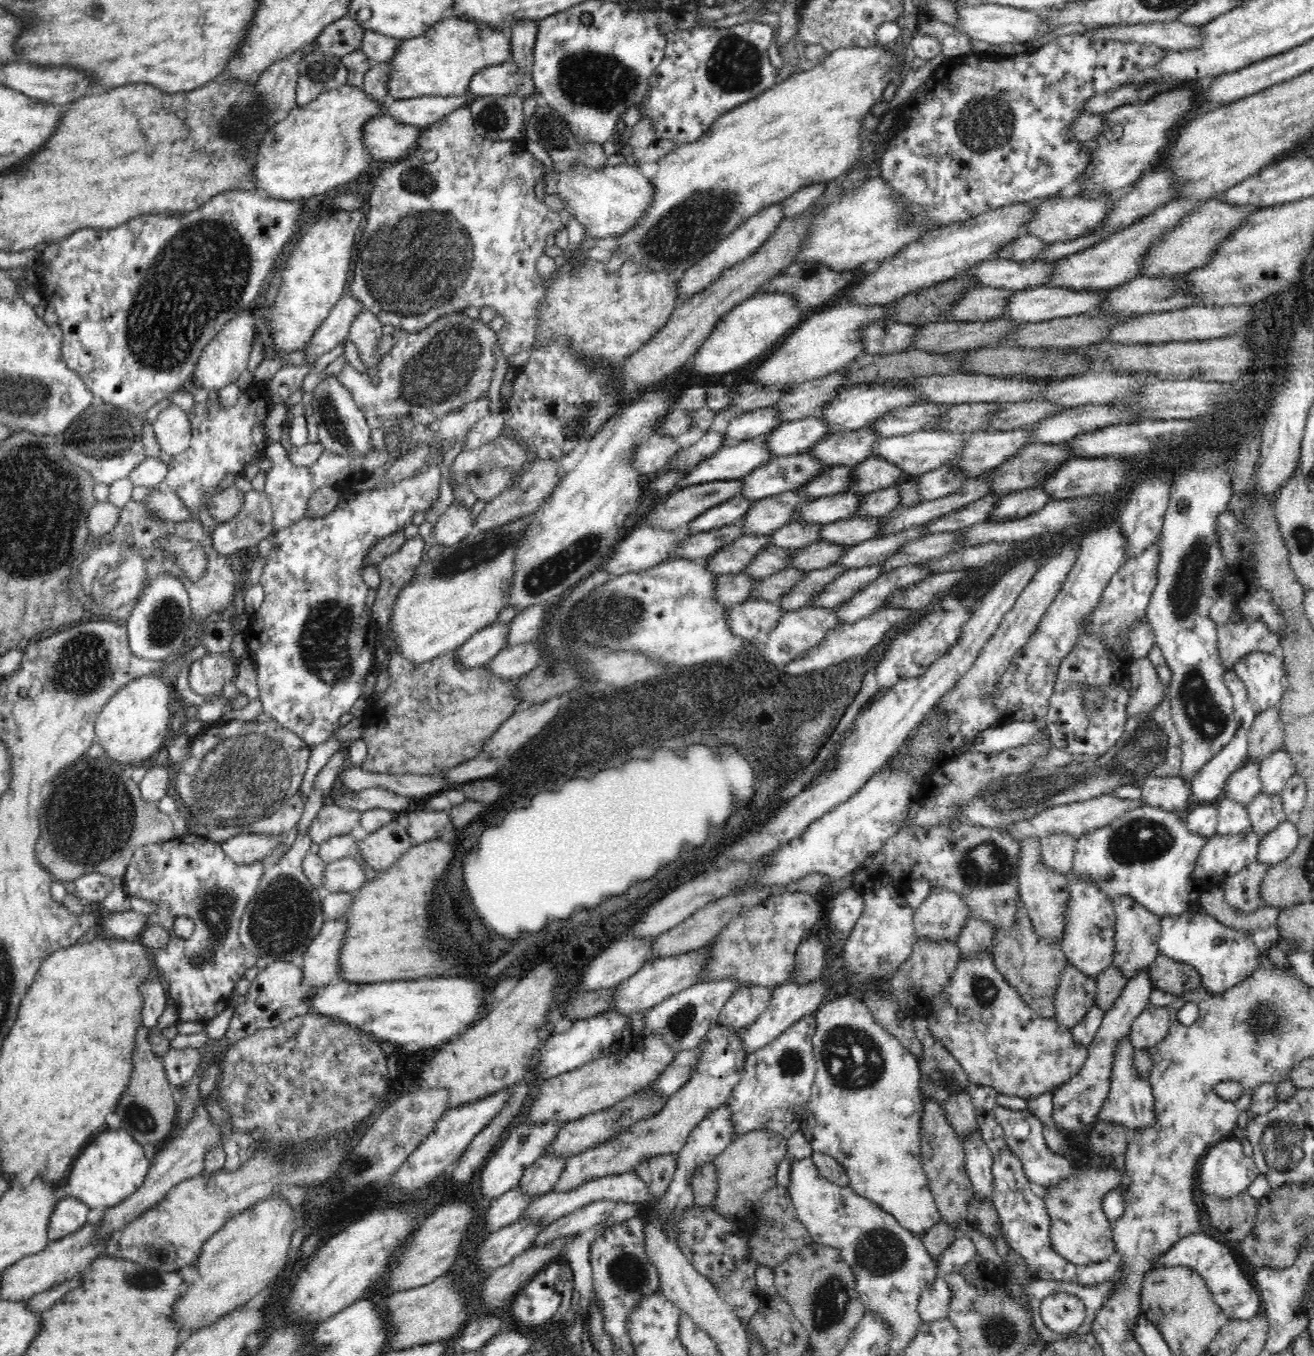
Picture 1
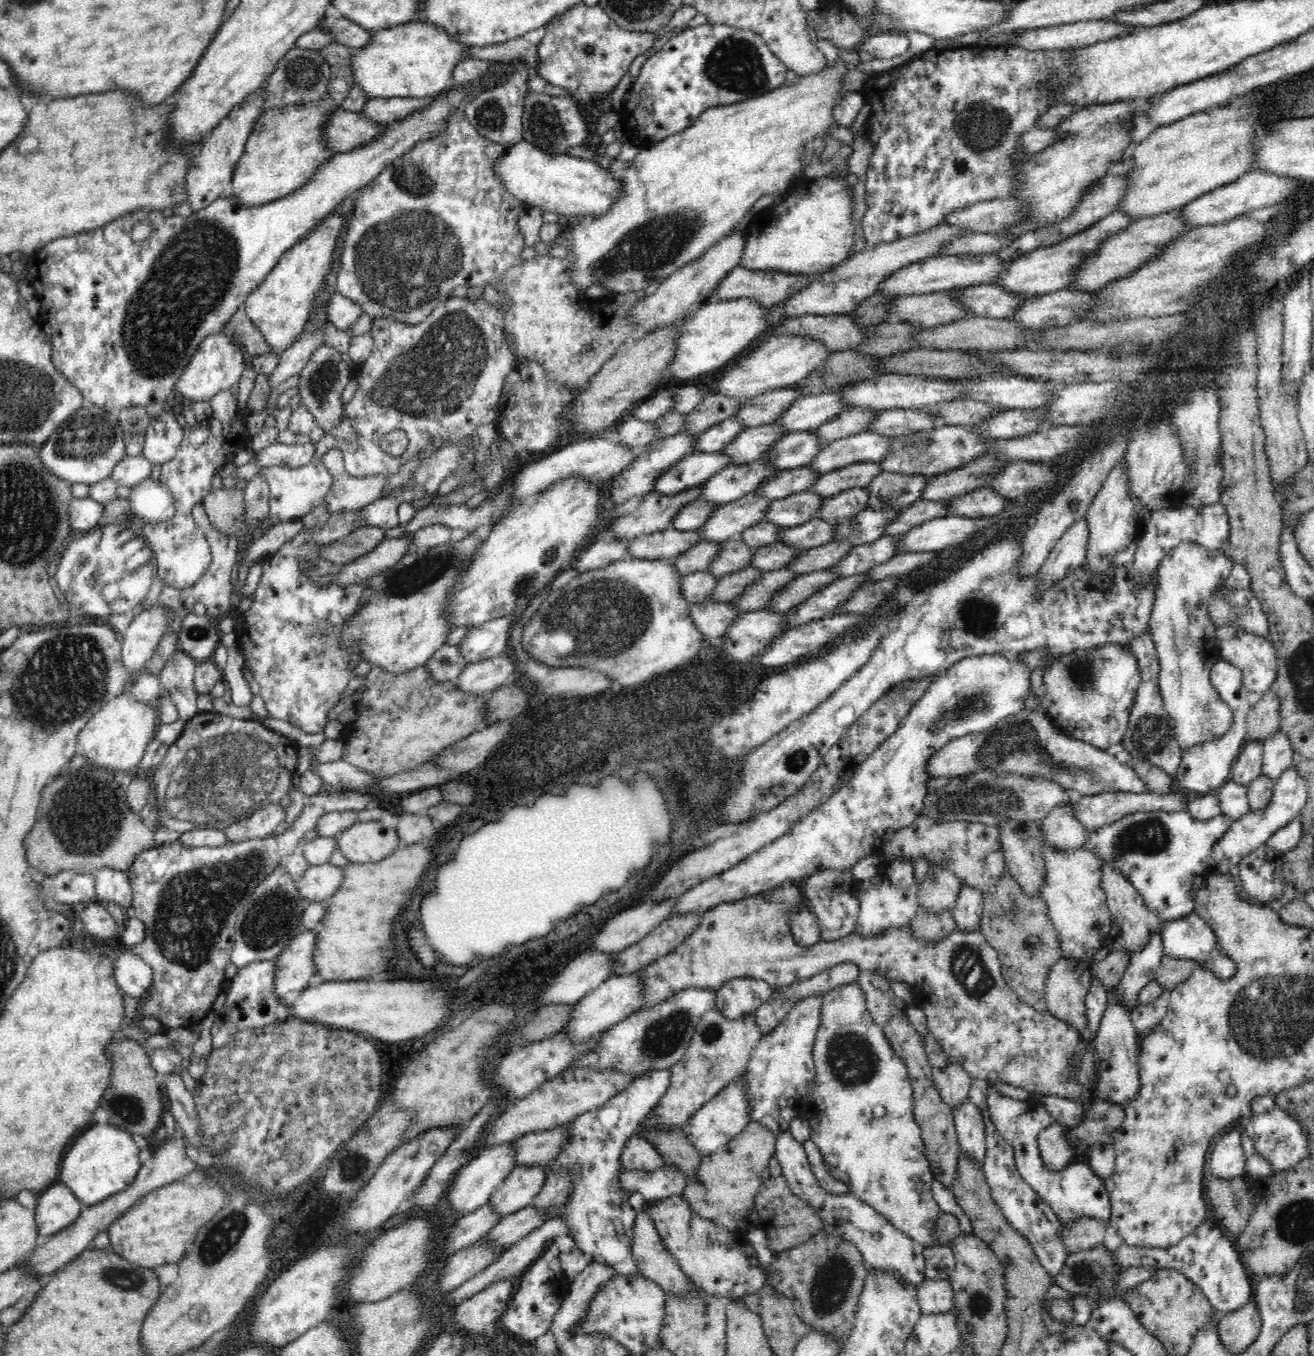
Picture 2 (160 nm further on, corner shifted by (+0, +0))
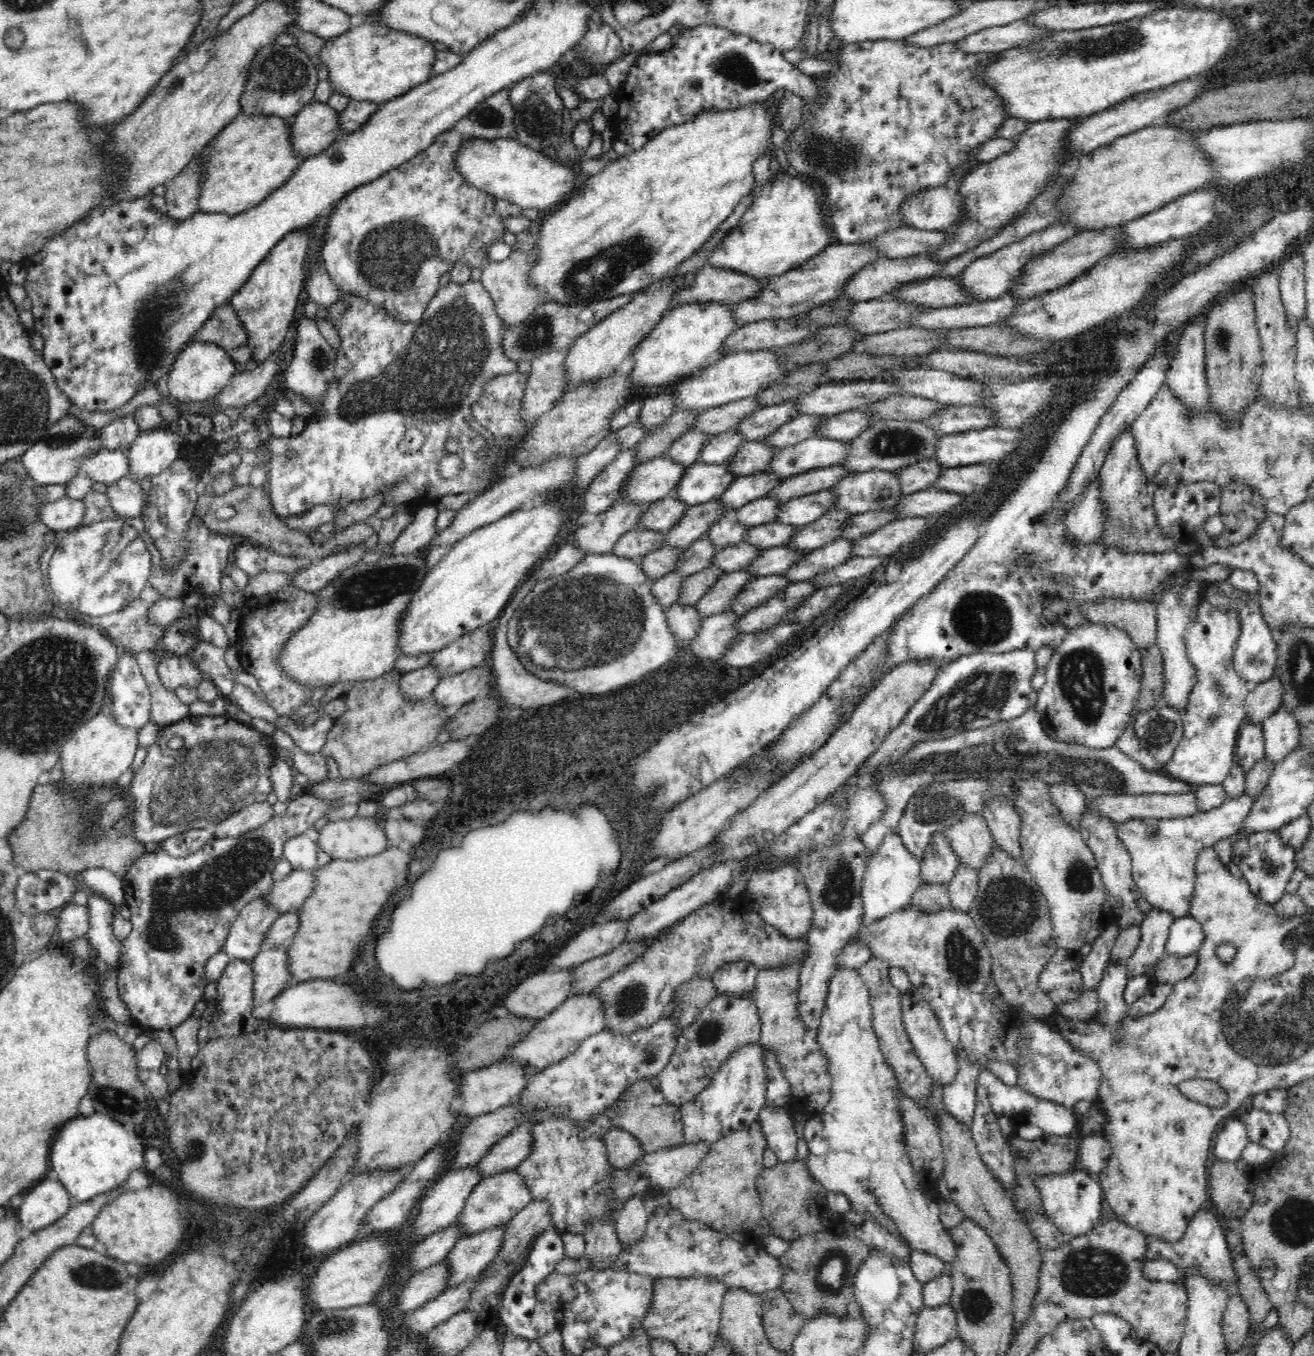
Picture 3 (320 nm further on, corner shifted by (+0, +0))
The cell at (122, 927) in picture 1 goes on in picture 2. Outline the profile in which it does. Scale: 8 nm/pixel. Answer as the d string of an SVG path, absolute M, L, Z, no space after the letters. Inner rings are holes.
M97 901L79 906L73 912L79 915L85 935L96 935L107 941L116 941L123 930L124 923L117 926L105 906Z

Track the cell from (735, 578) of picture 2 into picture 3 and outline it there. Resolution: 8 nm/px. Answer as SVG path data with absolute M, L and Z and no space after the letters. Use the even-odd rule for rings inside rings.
M713 564L692 575L685 576L682 578L680 594L676 602L682 605L695 606L722 573L725 573L725 571Z

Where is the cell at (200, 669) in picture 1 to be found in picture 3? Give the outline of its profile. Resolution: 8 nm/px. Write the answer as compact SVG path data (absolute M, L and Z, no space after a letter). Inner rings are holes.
M169 655L157 664L157 673L166 688L197 688L202 682L201 670L185 656Z

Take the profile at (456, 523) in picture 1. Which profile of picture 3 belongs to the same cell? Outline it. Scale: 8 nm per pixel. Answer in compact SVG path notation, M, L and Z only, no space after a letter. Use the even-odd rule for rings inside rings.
M436 503L420 505L416 513L416 520L401 532L401 536L392 546L387 547L387 553L399 557L420 552L434 540L434 536L438 532L436 530L438 513Z

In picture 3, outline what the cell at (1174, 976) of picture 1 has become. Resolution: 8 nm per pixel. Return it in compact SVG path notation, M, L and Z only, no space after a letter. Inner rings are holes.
M1198 951L1190 956L1166 954L1158 963L1155 978L1160 983L1176 984L1189 978L1196 971L1198 964Z

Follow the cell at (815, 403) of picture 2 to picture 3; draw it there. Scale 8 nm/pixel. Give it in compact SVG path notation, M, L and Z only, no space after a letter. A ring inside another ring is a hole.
M786 401L779 405L764 406L751 412L736 426L746 441L758 441L772 434L779 426L800 415L795 408L795 401Z

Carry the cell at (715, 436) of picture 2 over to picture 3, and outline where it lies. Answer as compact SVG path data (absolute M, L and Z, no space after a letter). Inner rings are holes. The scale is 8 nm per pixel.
M697 430L686 431L674 439L664 456L676 464L689 467L691 464L698 462L700 449L710 435L712 434L704 434Z

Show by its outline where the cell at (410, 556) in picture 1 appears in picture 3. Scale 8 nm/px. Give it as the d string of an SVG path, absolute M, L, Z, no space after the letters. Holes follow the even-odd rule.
M364 545L352 548L350 552L321 556L313 559L308 566L291 574L293 585L306 592L319 591L328 582L333 581L345 568L361 563L362 557L369 552Z

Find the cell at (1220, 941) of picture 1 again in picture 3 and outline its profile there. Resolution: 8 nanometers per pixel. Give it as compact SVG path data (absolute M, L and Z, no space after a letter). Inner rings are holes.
M1194 917L1177 918L1169 928L1165 951L1170 955L1190 956L1200 950L1204 937L1204 929Z

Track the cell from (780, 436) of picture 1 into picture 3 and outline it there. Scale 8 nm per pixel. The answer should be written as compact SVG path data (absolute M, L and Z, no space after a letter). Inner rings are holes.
M729 430L717 435L710 435L700 449L698 462L720 464L730 460L738 447L746 441L737 430Z

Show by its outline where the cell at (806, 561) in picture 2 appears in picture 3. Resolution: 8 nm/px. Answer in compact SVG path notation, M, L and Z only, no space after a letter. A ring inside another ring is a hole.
M786 546L768 548L758 554L756 560L745 566L747 572L755 576L781 575L789 566L800 558L804 558L808 551L798 551Z

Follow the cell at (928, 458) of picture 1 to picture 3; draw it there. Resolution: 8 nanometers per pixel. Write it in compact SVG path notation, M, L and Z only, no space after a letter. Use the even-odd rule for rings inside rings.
M813 436L793 445L779 448L765 472L788 478L816 467L840 465L847 457L849 441Z

